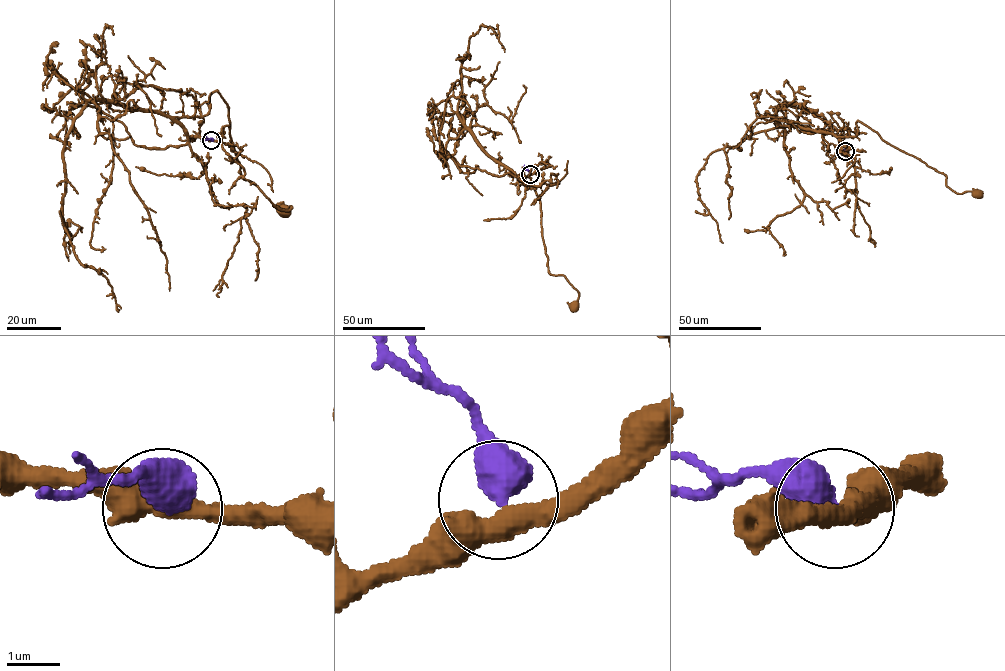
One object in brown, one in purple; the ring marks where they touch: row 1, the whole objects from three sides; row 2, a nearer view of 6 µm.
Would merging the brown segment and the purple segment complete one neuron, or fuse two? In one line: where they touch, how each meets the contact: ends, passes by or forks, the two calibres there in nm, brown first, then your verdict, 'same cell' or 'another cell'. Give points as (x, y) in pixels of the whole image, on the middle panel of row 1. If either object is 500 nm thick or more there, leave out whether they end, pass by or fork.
(530, 174) | 420/550 nm | same cell

